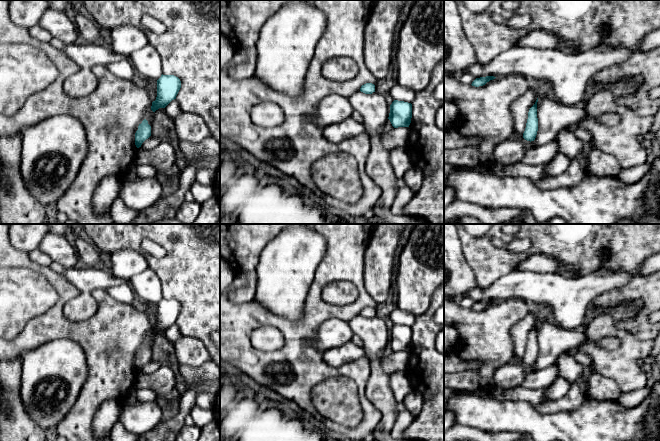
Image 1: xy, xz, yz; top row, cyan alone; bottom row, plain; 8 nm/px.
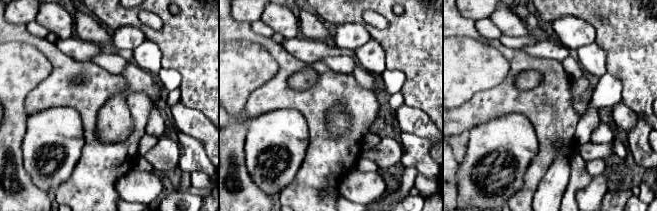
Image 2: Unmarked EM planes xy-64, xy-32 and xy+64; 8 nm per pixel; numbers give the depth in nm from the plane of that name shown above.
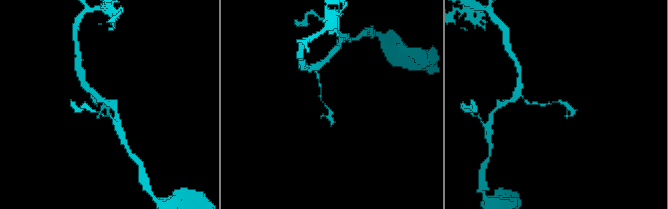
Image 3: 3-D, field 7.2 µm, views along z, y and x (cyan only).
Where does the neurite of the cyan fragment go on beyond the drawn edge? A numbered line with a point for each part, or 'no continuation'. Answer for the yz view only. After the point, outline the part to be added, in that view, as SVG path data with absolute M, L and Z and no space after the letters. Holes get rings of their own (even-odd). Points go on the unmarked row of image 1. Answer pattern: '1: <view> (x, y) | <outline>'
no continuation

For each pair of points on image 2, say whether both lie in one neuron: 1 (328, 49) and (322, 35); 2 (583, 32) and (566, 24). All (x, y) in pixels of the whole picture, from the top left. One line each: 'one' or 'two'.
1: two
2: one

